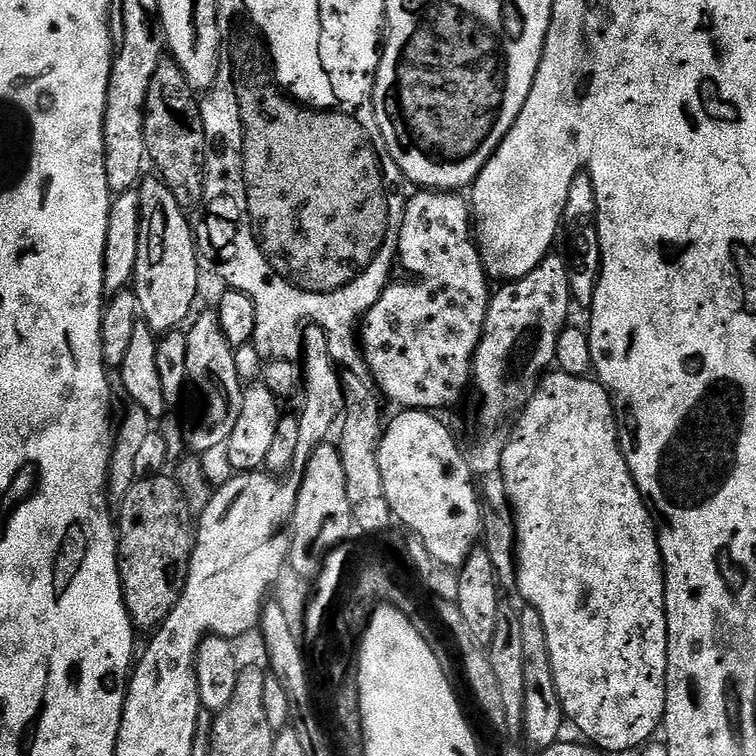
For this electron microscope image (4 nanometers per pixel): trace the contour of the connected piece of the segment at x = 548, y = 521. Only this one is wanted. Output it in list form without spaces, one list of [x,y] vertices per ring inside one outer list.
[[[552,370],[541,380],[530,402],[523,412],[519,413],[515,424],[512,437],[504,444],[498,473],[499,479],[504,479],[504,492],[508,495],[508,504],[512,507],[510,516],[515,525],[515,591],[520,592],[521,598],[525,600],[523,603],[538,610],[542,618],[542,626],[546,630],[546,646],[550,650],[550,666],[554,670],[554,686],[558,686],[558,698],[564,707],[565,717],[573,719],[585,741],[591,742],[597,749],[605,748],[611,754],[639,749],[651,741],[656,728],[662,724],[666,706],[668,623],[664,609],[664,560],[660,556],[660,537],[654,517],[644,503],[626,458],[620,451],[620,434],[616,423],[616,409],[612,407],[612,397],[599,379],[571,376],[559,370]]]

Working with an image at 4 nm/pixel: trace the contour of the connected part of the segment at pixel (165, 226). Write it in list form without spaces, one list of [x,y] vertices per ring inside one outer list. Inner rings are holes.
[[[159,178],[141,179],[140,230],[138,232],[138,266],[134,291],[140,303],[143,323],[151,332],[174,332],[189,319],[198,289],[197,239],[193,225],[188,225],[185,209],[170,194]]]

